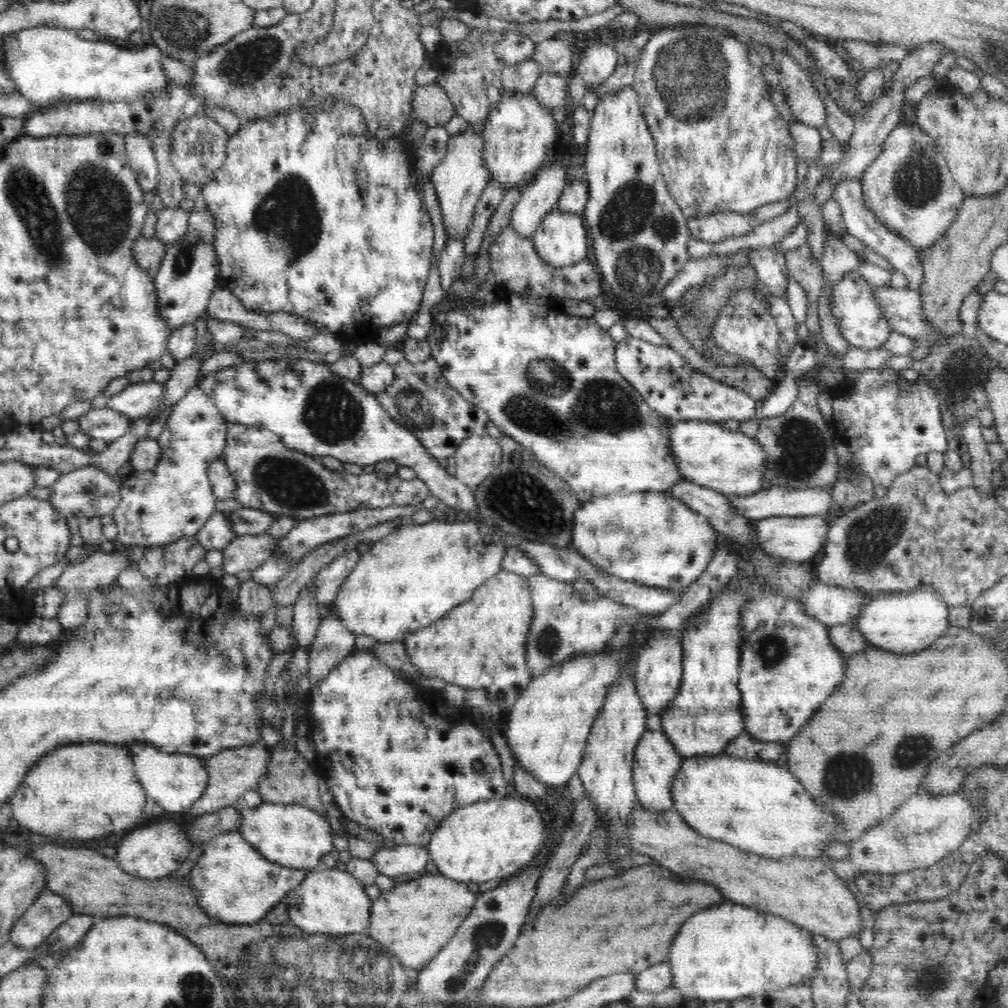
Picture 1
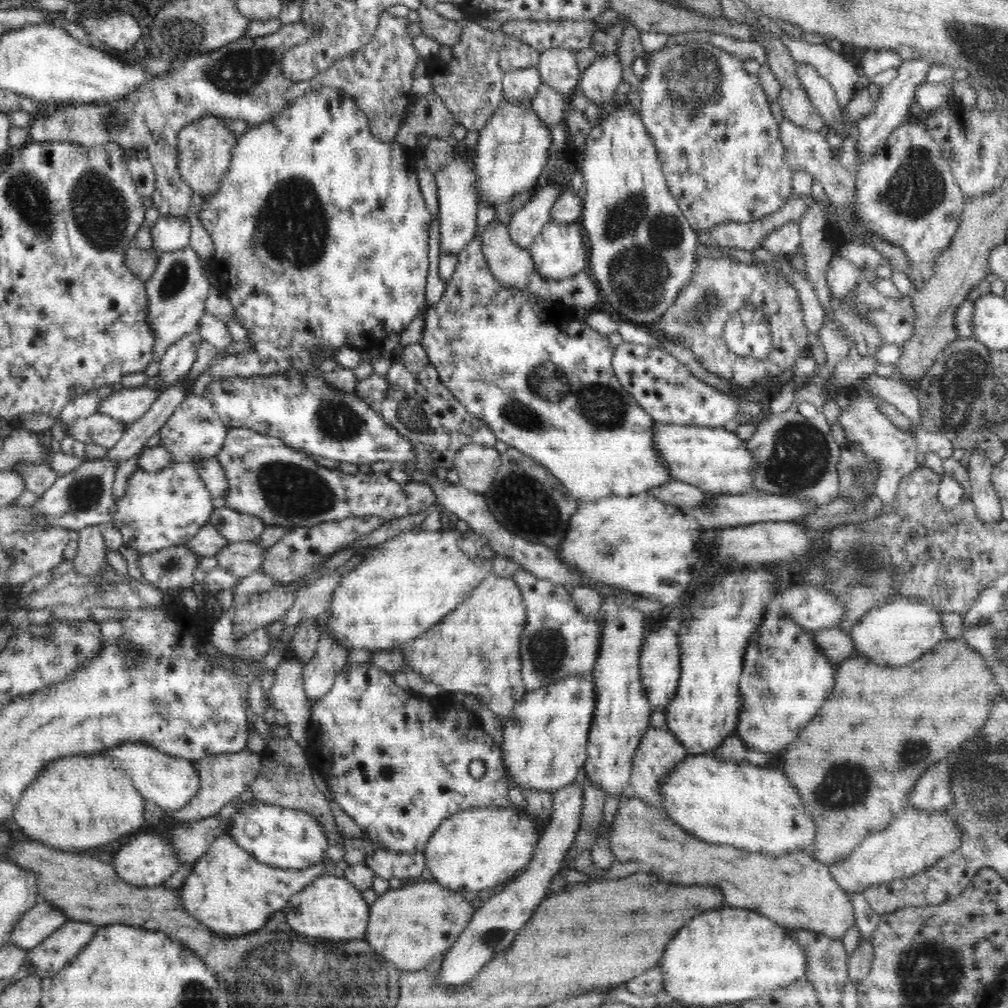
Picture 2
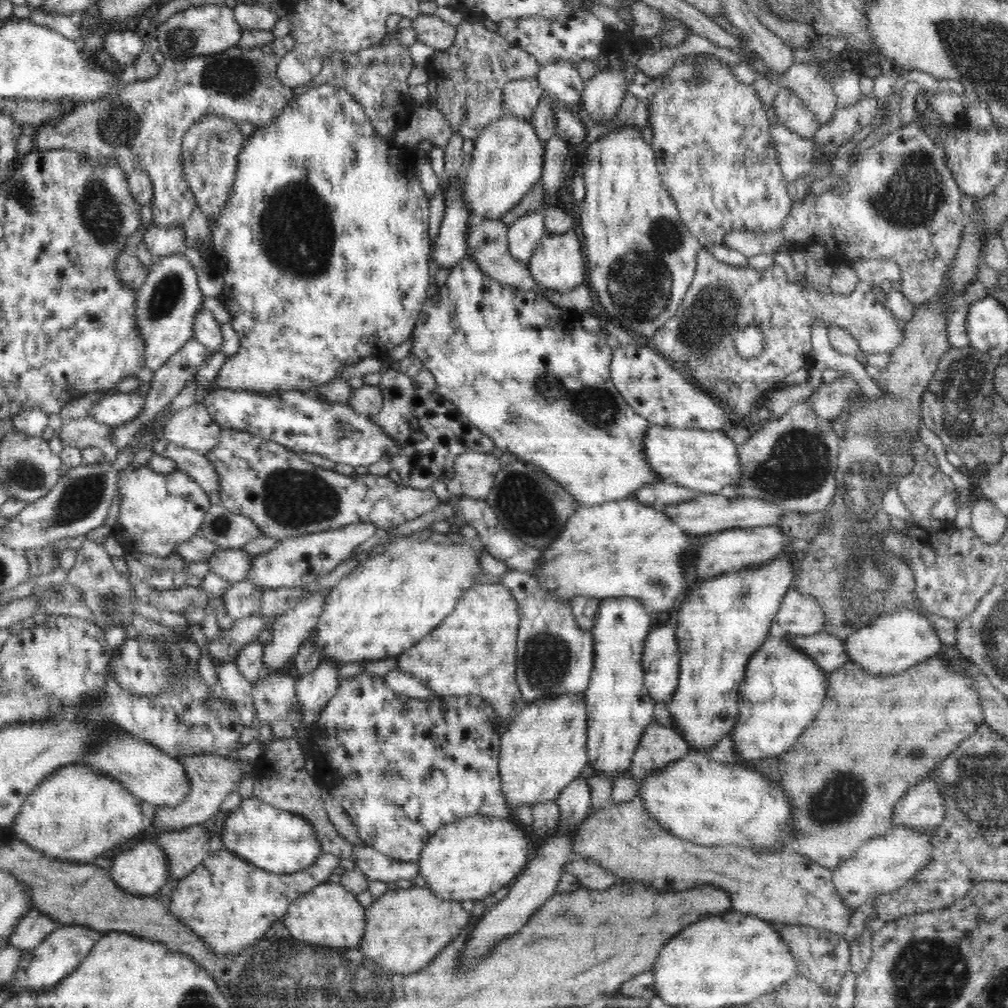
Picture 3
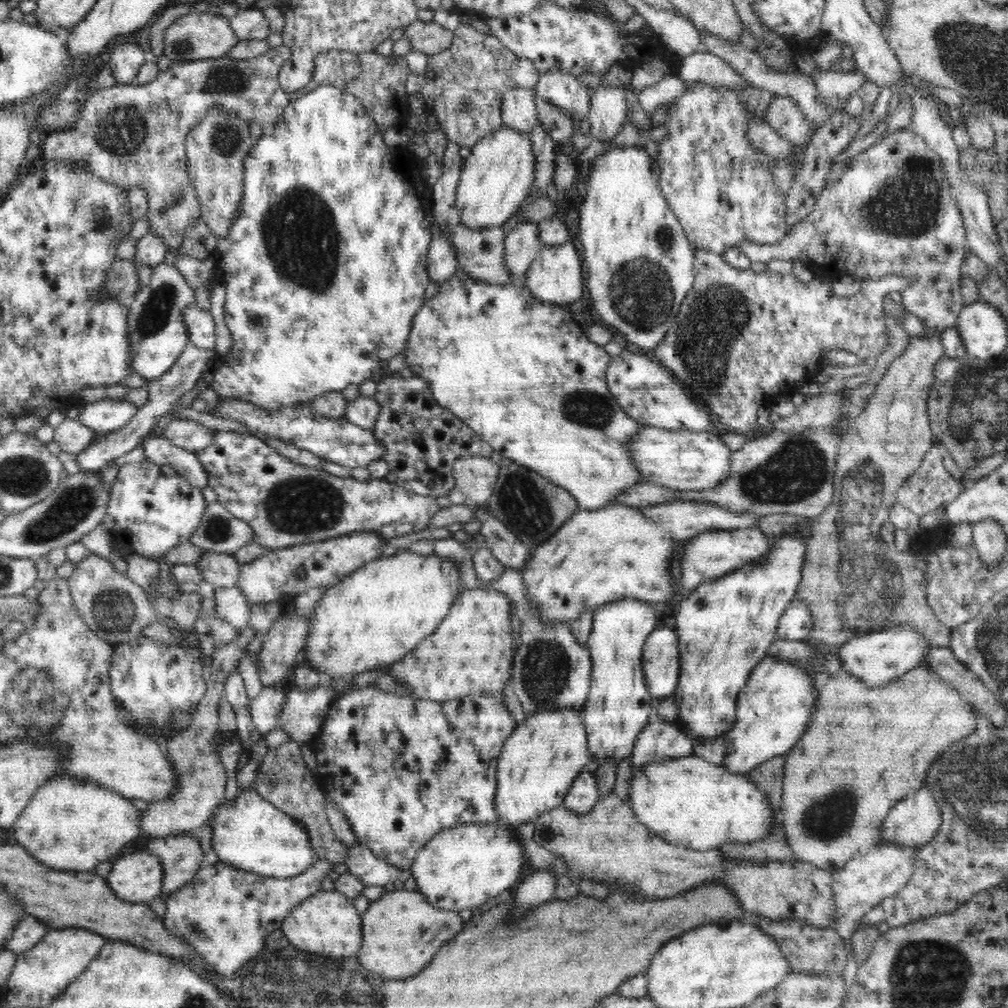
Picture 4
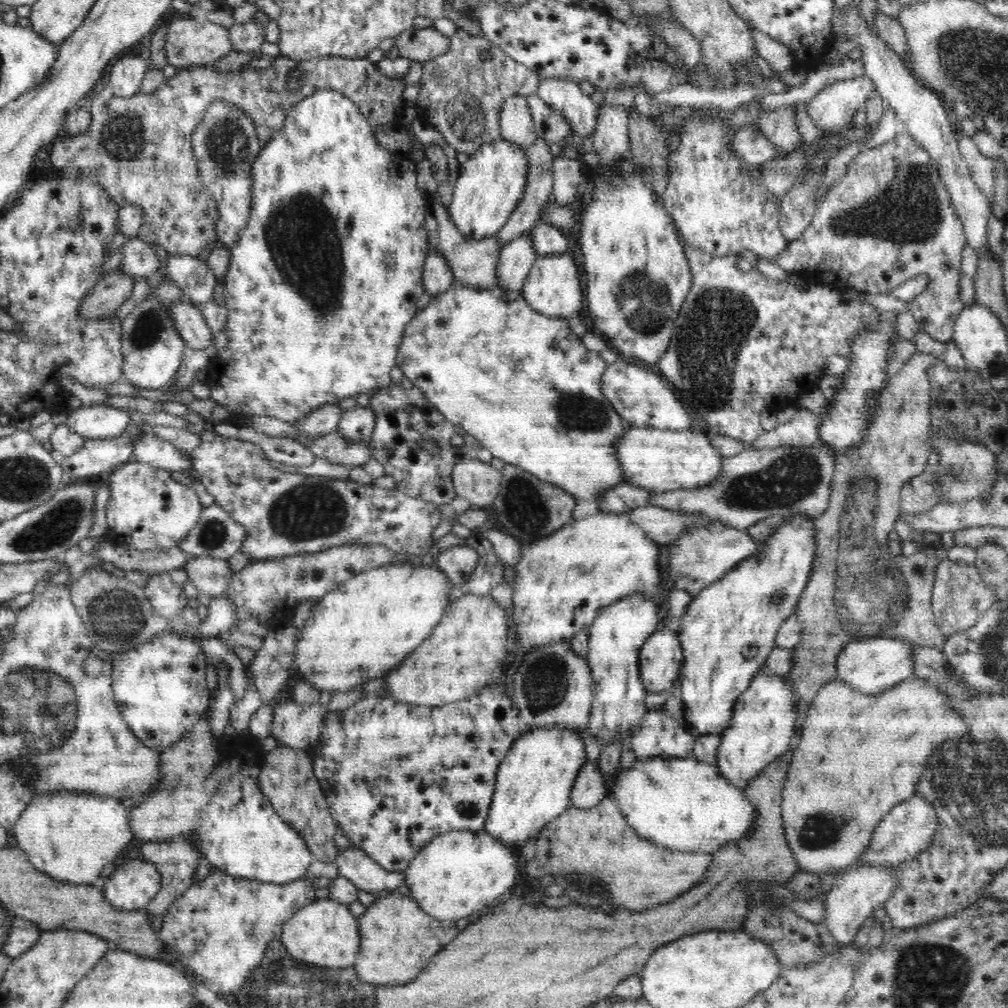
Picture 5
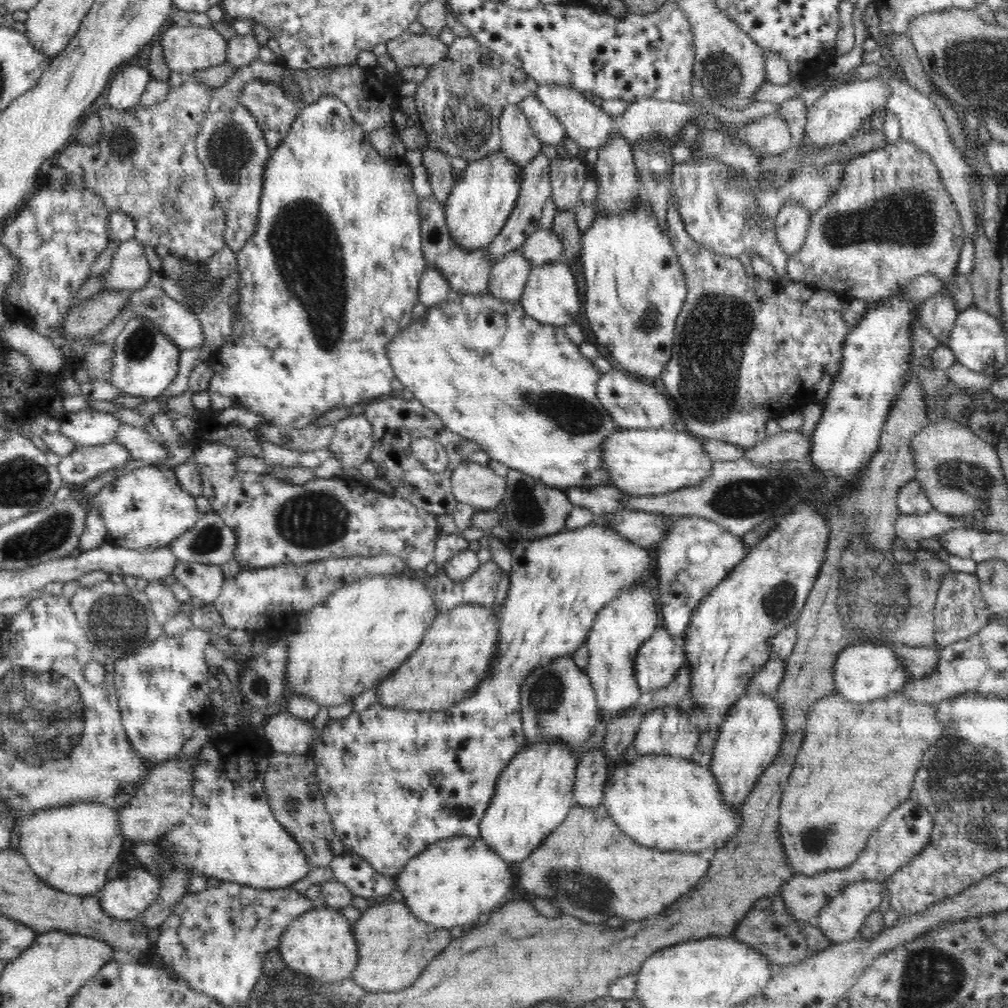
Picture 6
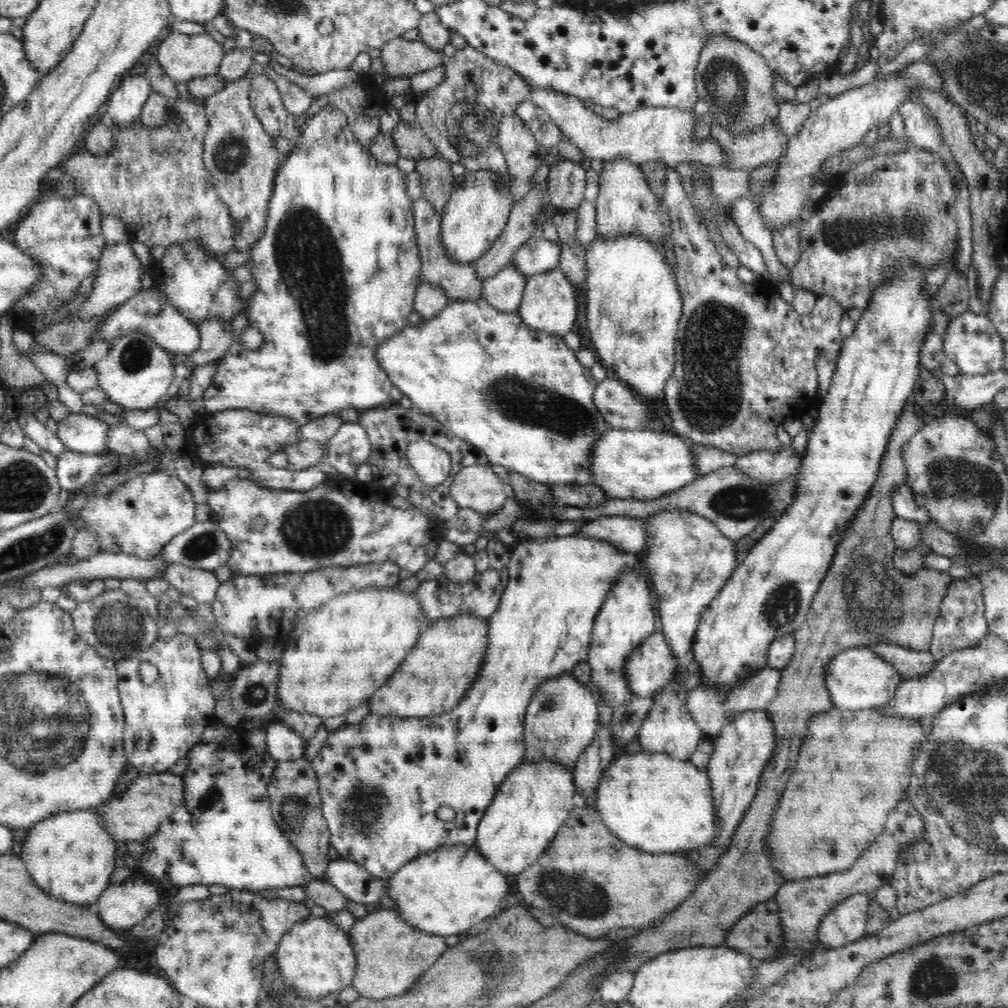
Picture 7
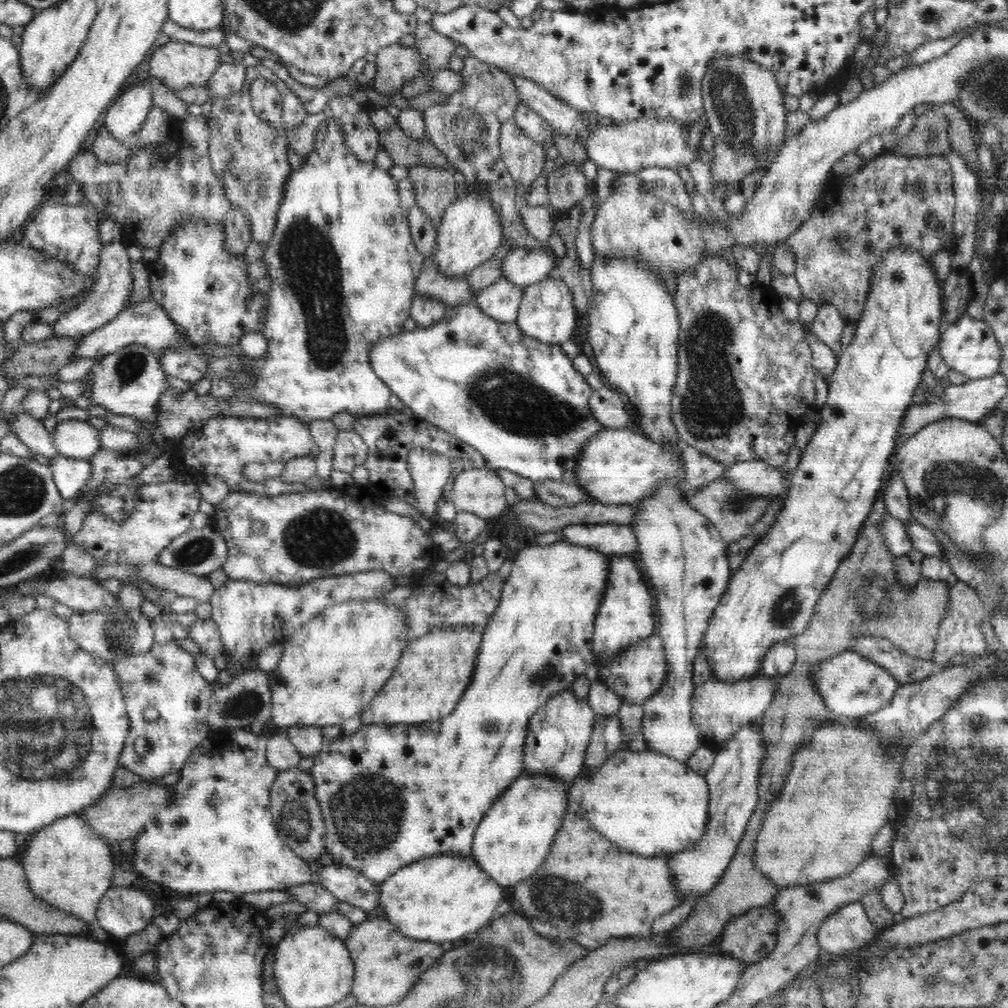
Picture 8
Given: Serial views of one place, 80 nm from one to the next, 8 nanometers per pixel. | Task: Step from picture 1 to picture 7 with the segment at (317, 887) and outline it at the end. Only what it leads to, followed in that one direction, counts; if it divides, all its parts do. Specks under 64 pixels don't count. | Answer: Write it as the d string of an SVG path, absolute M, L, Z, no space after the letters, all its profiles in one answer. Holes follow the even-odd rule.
M328 913L324 917L310 915L308 918L297 922L286 934L282 935L278 949L274 954L283 981L288 982L288 986L294 990L294 996L301 1001L318 1002L322 998L328 998L330 994L338 994L338 992L346 990L346 986L352 984L356 973L357 960L349 933L342 930L338 925L334 925L334 919L330 919Z

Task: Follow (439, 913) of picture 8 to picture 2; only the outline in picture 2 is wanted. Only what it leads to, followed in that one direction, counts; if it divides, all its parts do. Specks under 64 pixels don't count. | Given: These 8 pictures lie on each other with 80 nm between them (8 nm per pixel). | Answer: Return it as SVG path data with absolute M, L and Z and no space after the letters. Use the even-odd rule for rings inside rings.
M513 804L502 808L478 807L458 811L442 821L429 838L423 850L426 868L430 870L434 881L452 892L465 888L478 892L496 885L504 886L530 864L542 829L527 811L516 809Z

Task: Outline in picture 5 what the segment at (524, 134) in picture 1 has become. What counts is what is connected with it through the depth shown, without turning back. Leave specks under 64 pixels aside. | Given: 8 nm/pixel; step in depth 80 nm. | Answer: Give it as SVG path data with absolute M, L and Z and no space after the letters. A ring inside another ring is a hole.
M500 137L496 142L482 146L460 165L460 173L454 184L452 202L448 212L462 235L481 239L497 234L505 224L526 190L528 176L527 152Z

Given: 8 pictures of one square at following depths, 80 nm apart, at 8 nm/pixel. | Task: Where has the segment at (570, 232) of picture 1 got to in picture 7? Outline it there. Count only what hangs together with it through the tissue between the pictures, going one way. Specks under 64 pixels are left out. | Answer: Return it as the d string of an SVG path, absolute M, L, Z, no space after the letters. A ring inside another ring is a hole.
M556 268L544 274L534 274L526 282L518 315L531 329L562 337L574 328L578 320L576 297L577 293L573 283L563 274L562 270Z

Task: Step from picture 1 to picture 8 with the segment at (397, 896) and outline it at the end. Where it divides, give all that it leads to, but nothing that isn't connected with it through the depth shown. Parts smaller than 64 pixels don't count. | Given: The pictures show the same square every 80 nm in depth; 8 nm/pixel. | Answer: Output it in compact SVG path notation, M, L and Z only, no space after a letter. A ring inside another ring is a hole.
M388 917L366 919L355 924L344 941L355 967L351 994L359 1004L366 1006L388 1006L409 995L419 978L445 953L440 943L406 937Z

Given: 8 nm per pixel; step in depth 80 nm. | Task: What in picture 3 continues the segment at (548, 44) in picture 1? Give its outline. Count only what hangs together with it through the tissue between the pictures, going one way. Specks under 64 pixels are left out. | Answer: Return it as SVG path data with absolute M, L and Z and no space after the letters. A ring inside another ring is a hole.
M566 61L541 66L537 80L540 89L562 108L576 112L583 99L585 84L577 68Z

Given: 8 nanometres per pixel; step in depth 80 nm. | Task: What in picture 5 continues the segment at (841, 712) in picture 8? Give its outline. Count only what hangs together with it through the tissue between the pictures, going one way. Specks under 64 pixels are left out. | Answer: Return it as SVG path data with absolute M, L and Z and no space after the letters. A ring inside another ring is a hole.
M862 637L861 639L850 640L848 643L844 643L843 649L835 658L838 679L842 679L842 683L854 687L854 689L858 690L858 693L866 695L880 694L915 675L914 653L912 653L914 648L915 645L906 639Z

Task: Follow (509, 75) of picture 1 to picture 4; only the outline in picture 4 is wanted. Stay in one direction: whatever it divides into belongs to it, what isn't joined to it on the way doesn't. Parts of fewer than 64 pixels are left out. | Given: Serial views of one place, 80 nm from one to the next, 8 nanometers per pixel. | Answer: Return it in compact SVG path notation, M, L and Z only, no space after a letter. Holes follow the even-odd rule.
M516 87L504 91L501 108L502 125L523 134L536 128L536 87Z

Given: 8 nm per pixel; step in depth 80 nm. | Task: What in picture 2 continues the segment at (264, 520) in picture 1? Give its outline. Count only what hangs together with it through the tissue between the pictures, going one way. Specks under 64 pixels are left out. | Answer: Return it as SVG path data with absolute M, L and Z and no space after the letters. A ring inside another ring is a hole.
M228 507L216 508L208 524L220 529L223 538L229 544L234 542L254 542L263 534L266 526L264 522L252 514L236 512Z

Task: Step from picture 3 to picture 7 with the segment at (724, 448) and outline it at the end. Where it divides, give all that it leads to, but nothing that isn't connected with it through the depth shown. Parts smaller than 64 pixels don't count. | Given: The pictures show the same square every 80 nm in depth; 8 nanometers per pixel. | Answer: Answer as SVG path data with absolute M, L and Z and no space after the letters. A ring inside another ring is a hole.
M611 427L592 448L590 469L595 475L592 484L612 500L654 500L662 497L699 478L690 445L688 440L668 429L624 430Z

